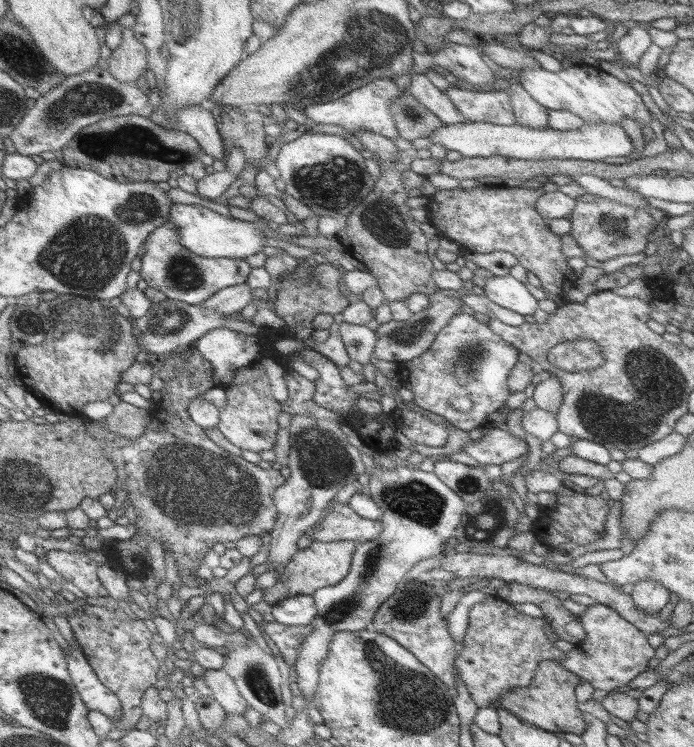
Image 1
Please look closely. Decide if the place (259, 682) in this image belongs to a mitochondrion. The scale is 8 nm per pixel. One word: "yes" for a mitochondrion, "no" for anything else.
yes

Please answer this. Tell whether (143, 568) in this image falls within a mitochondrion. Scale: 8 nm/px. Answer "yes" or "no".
no

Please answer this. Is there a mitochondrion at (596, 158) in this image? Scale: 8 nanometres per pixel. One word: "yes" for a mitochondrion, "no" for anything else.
no

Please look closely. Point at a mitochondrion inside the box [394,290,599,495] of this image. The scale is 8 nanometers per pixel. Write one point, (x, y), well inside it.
(461, 367)

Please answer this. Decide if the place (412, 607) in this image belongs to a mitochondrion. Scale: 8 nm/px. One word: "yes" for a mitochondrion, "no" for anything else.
yes

